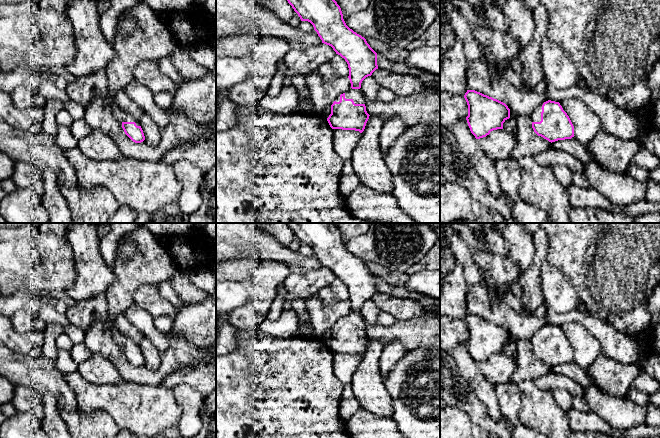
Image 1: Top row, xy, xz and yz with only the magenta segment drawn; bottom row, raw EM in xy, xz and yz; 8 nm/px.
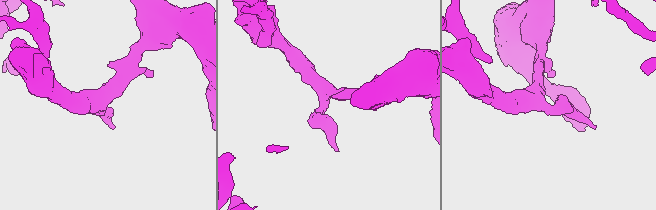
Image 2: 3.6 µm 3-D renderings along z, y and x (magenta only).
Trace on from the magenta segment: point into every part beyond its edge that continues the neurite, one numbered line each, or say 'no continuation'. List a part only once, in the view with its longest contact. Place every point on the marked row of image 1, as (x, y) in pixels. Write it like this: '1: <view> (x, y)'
1: xz (357, 95)

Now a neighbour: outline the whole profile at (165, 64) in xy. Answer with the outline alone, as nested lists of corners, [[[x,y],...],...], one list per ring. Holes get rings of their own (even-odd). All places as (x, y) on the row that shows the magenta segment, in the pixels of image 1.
[[[169,56],[160,58],[157,61],[158,61],[158,66],[159,66],[160,71],[163,74],[165,74],[167,77],[169,77],[174,82],[175,85],[182,84],[183,82],[187,80],[174,67]]]

